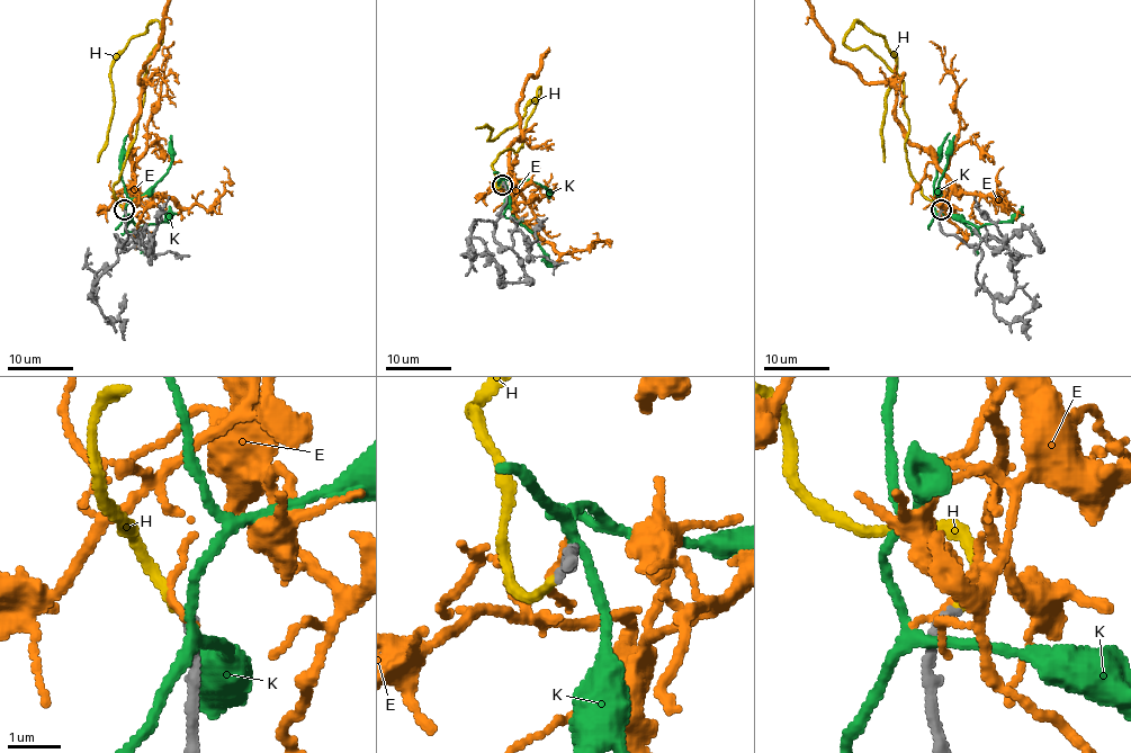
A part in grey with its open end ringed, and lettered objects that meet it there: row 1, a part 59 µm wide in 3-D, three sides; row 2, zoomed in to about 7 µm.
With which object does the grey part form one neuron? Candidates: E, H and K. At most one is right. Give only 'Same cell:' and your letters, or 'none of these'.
Same cell: H

